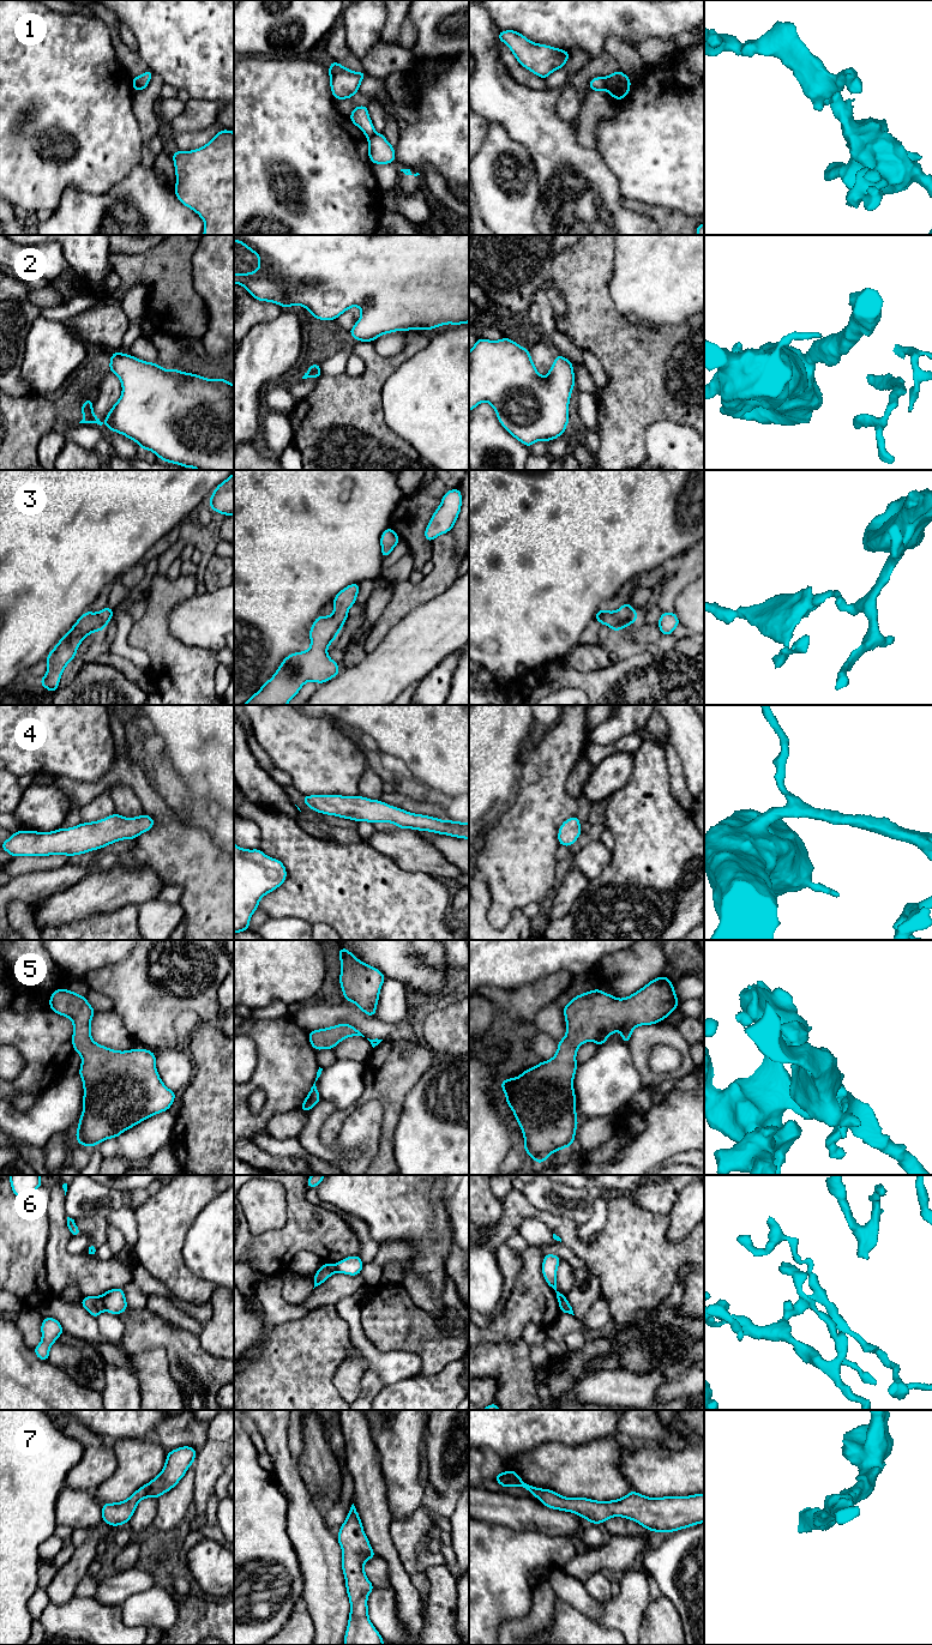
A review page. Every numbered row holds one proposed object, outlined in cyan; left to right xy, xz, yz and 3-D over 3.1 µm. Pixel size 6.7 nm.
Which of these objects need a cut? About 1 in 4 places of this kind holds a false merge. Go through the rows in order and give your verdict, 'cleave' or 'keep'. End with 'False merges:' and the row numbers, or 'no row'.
1: cleave
2: keep
3: keep
4: keep
5: keep
6: cleave
7: keep
False merges: 1, 6

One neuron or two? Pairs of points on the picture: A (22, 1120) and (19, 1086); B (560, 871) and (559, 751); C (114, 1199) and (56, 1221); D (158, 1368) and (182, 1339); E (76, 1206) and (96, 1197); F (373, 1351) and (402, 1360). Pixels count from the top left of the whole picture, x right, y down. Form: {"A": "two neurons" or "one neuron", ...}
{"A": "two neurons", "B": "two neurons", "C": "two neurons", "D": "two neurons", "E": "one neuron", "F": "one neuron"}

